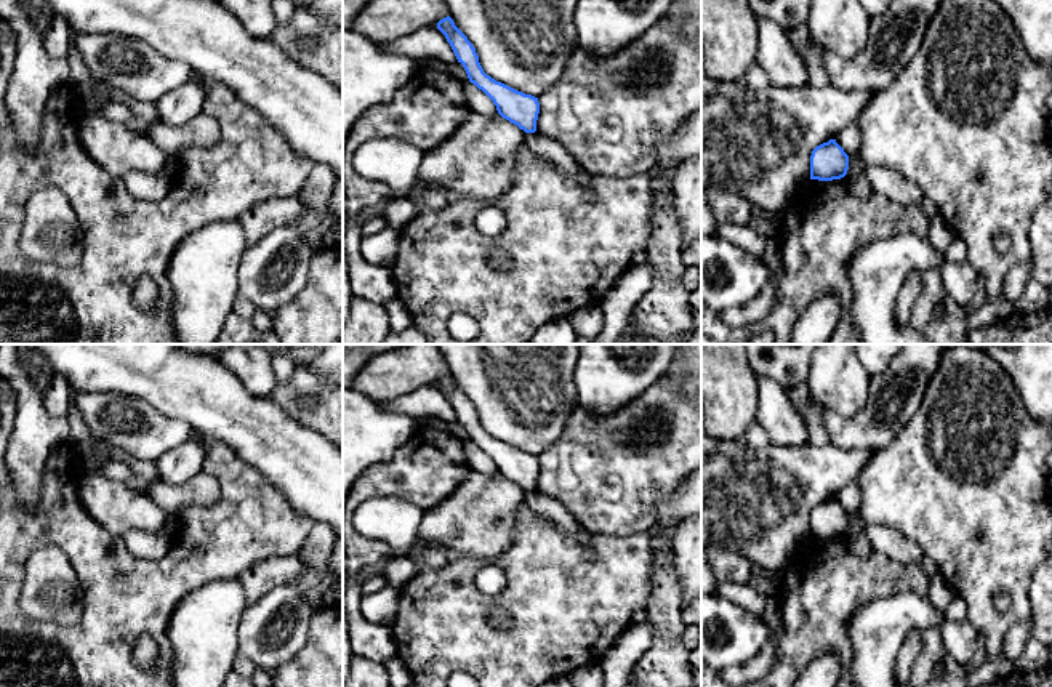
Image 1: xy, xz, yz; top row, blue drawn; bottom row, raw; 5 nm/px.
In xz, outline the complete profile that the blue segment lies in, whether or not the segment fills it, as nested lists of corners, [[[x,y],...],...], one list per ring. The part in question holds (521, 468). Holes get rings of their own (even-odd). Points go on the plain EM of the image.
[[[450,375],[440,378],[437,381],[437,388],[445,394],[458,421],[463,423],[469,440],[493,460],[498,472],[511,482],[517,484],[525,492],[535,492],[540,472],[538,456],[517,450],[487,434],[479,421],[476,407],[455,384]]]

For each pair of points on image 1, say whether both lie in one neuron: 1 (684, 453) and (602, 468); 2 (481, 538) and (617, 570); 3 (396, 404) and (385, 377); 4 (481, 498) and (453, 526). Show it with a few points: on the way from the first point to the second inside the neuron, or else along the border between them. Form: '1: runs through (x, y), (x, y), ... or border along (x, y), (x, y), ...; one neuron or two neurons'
1: runs through (663, 453), (650, 453), (623, 465); one neuron
2: border along (519, 508), (514, 538), (492, 556), (474, 558); two neurons
3: border along (429, 385), (383, 401); two neurons
4: runs through (474, 505), (460, 519); one neuron

